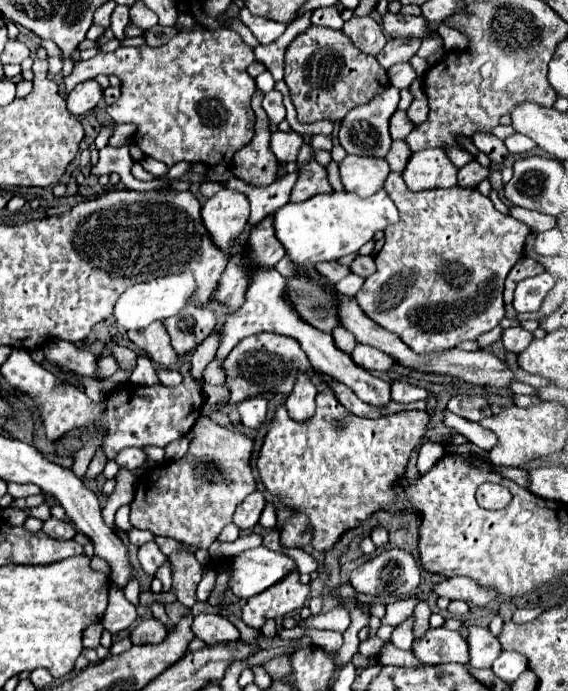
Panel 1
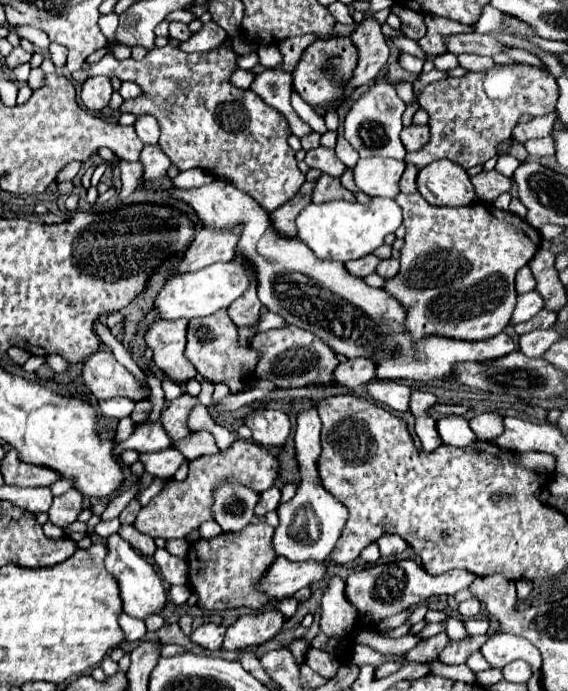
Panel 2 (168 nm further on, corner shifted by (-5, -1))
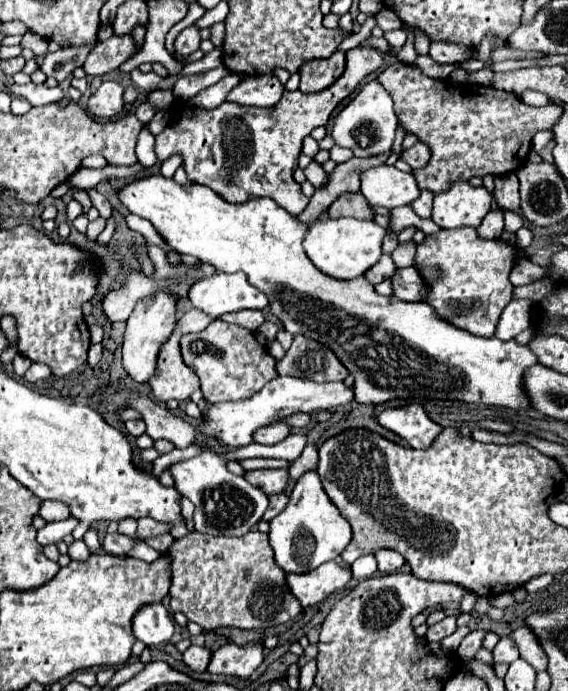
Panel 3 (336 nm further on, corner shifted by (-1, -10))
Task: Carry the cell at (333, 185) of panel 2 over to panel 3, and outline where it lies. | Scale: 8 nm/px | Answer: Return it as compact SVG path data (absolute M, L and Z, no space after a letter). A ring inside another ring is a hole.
M343 194L339 196L331 206L329 206L329 216L331 218L361 218L361 220L373 220L375 212L373 208L365 202L363 194Z

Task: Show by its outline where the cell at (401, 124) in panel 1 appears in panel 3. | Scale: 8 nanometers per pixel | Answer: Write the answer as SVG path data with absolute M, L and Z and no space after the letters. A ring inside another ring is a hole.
M417 142L415 146L411 146L409 150L403 150L403 160L411 166L411 168L423 168L431 158L431 150L429 146L425 146L423 142Z

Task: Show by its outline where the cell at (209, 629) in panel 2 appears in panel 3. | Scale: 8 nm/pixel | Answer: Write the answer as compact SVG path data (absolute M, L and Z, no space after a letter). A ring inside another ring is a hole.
M191 646L183 652L183 662L195 672L205 672L209 658L211 658L211 650L207 650L203 646Z

